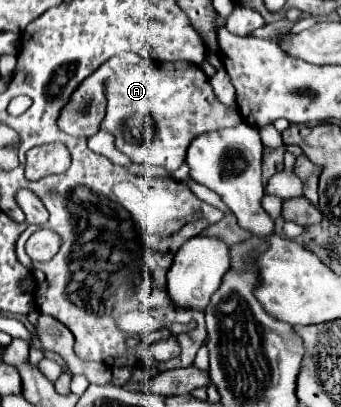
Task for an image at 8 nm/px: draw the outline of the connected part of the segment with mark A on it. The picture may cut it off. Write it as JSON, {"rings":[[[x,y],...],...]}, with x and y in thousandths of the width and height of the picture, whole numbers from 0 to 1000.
{"rings":[[[416,150],[411,160],[387,160],[311,204],[311,238],[317,268],[299,292],[299,322],[334,332],[334,356],[375,381],[387,400],[469,405],[499,425],[540,400],[545,361],[563,342],[610,322],[692,312],[710,297],[704,273],[633,243],[598,174],[545,150]]]}

